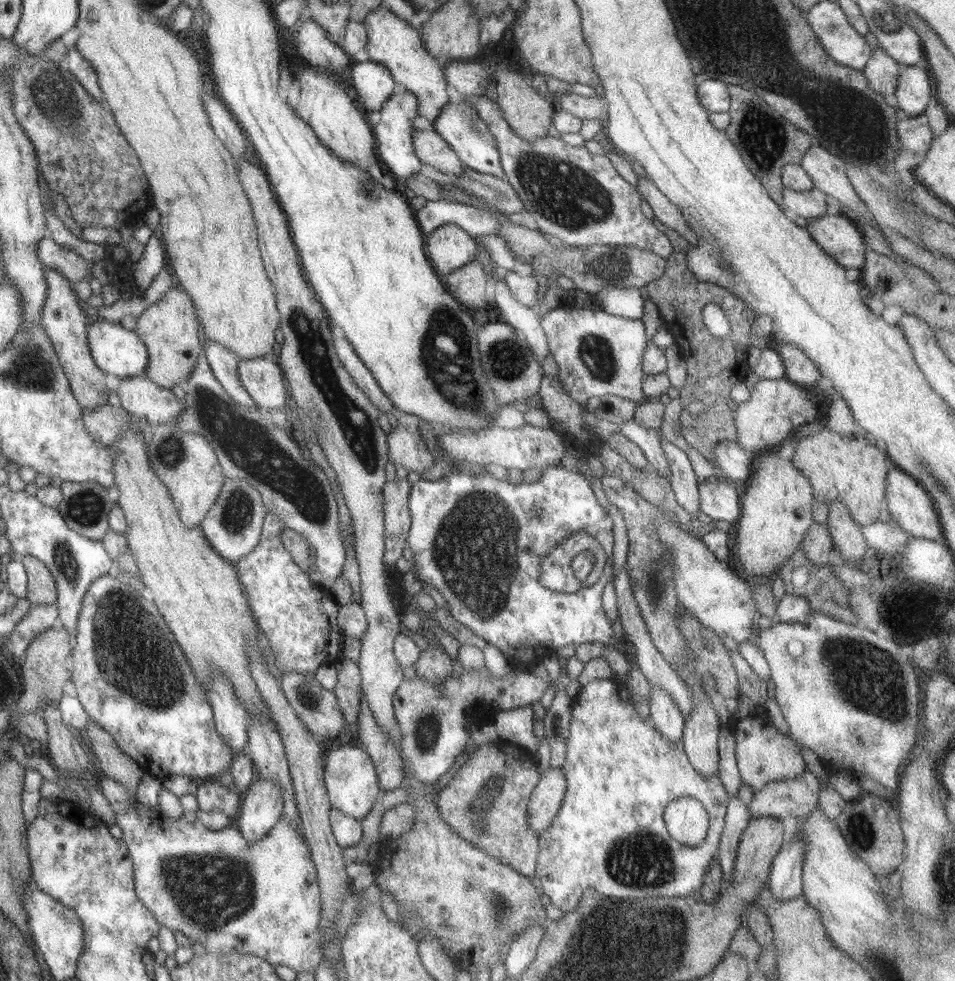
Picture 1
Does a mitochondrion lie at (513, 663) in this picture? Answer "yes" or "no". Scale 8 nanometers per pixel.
no

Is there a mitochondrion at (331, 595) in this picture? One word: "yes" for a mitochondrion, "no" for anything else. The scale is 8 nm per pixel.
no

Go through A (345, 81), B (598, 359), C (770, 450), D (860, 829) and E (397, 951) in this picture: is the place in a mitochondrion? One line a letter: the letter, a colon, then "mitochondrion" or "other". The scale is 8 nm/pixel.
A: other
B: mitochondrion
C: other
D: mitochondrion
E: other

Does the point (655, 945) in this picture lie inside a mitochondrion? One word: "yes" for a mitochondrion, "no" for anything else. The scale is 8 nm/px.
yes

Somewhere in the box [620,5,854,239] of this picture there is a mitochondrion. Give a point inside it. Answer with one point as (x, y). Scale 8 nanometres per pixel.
(761, 139)

